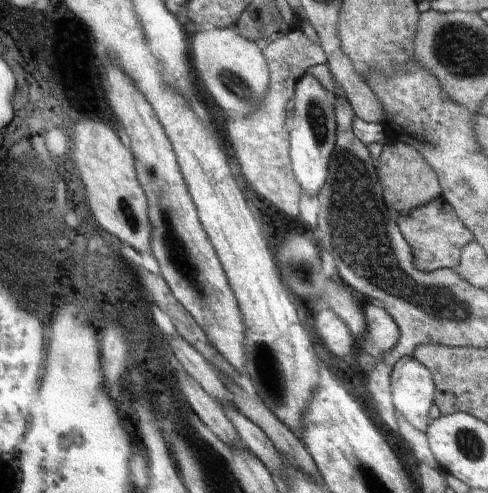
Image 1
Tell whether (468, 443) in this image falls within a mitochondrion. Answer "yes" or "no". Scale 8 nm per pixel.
yes

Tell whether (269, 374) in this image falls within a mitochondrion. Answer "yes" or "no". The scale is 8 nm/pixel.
yes

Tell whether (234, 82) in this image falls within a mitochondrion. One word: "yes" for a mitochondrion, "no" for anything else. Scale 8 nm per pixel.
yes

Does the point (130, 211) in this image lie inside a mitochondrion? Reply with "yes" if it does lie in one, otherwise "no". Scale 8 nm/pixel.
yes

